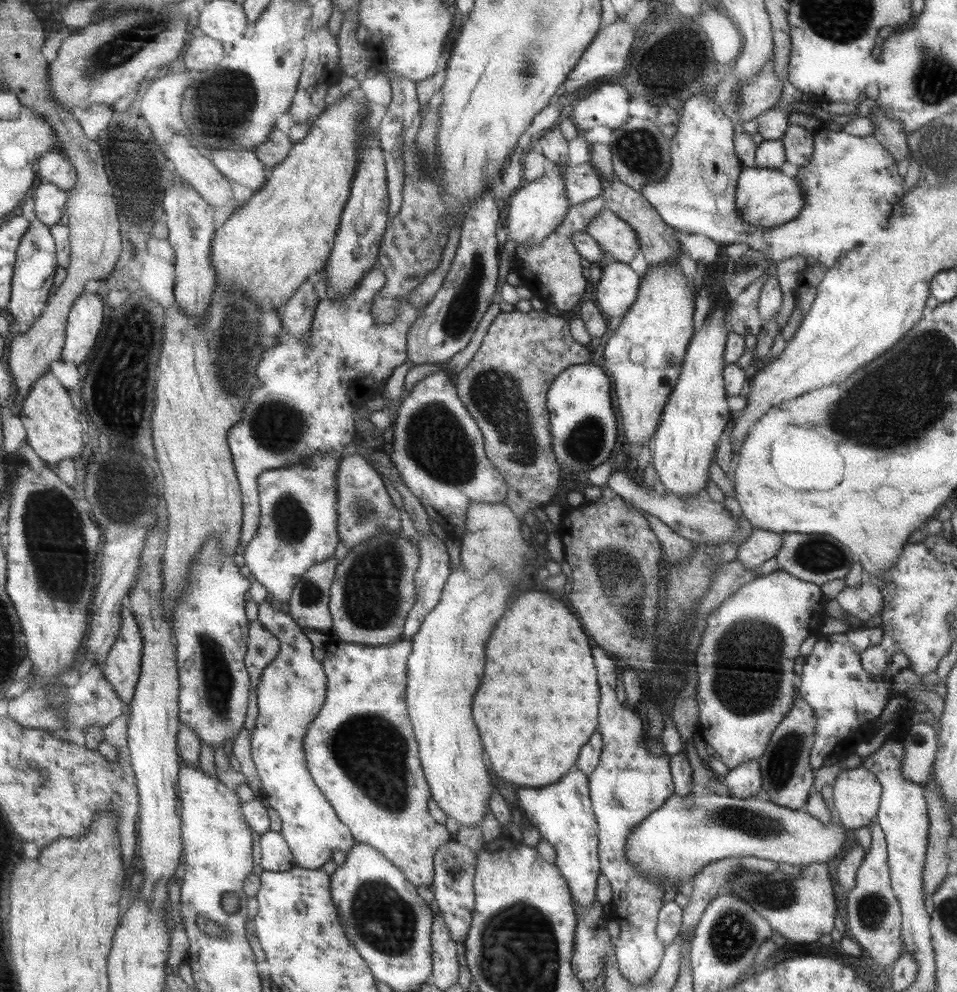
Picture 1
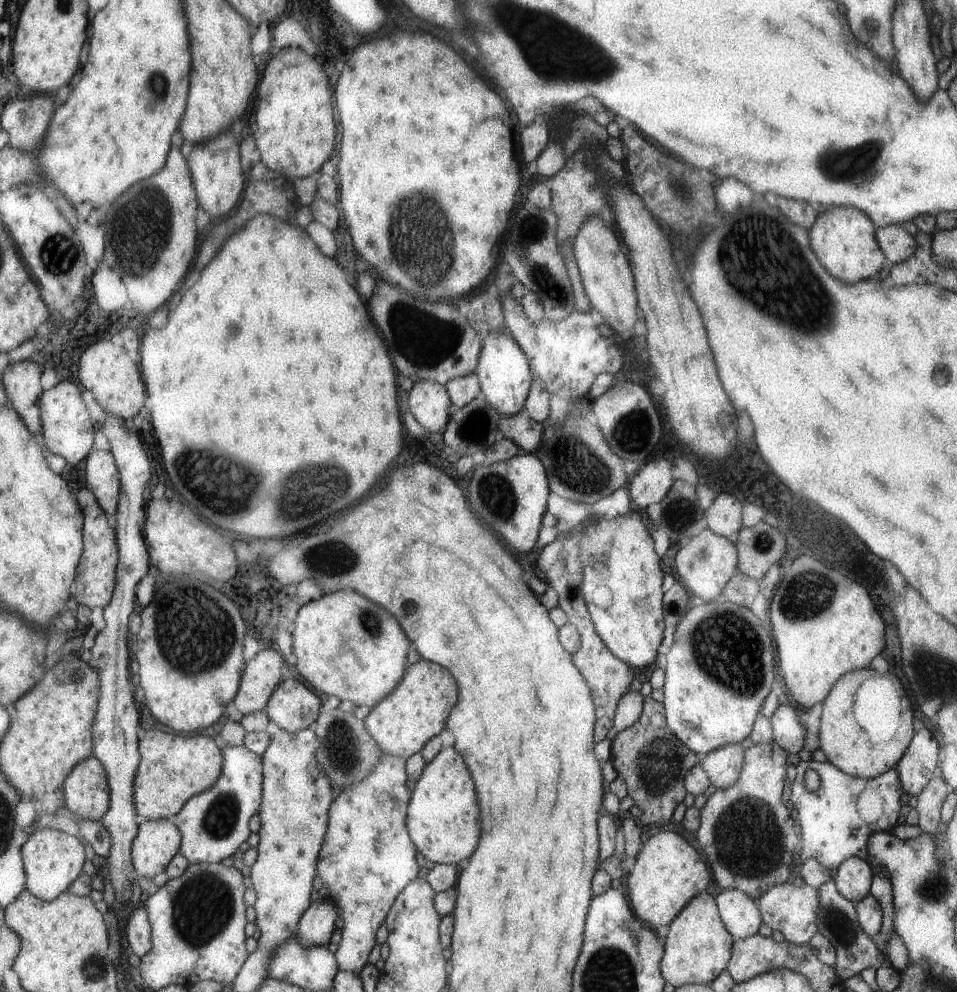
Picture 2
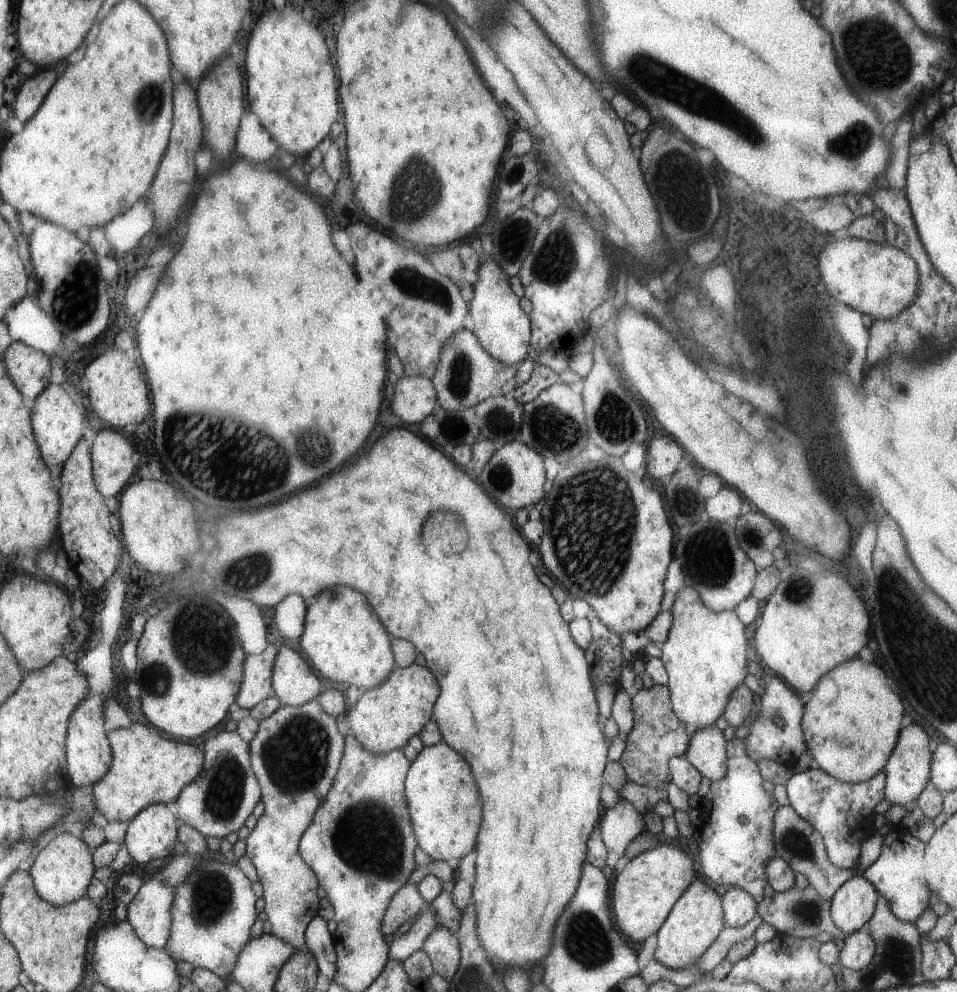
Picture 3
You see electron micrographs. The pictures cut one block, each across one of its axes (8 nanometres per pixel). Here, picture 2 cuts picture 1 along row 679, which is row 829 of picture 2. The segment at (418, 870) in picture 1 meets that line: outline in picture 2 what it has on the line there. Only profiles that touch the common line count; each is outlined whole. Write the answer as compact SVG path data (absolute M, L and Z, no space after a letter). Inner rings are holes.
M383 754L383 760L379 762L377 770L371 776L367 776L363 784L357 784L355 788L341 792L341 796L331 806L331 822L329 822L325 846L321 850L319 876L329 888L329 898L339 904L345 920L343 938L339 942L339 950L335 952L343 972L361 974L369 966L367 964L369 954L377 944L377 930L381 930L383 924L387 922L397 898L419 876L421 854L409 830L409 808L411 808L413 796L415 792L409 776L409 760L401 756Z

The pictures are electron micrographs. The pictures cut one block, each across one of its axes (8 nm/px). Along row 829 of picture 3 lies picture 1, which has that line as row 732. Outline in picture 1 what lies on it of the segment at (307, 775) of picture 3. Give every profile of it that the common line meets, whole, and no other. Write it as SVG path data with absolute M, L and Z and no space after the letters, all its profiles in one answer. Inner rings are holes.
M271 598L259 606L259 622L281 640L281 652L271 666L265 668L261 686L257 690L259 718L253 734L253 754L263 780L263 792L271 800L271 808L283 818L283 836L297 858L299 868L323 870L333 860L335 852L353 852L359 844L339 820L331 800L315 782L309 768L305 738L309 736L311 724L321 716L321 710L329 696L329 676L325 664L313 656L313 642L301 632L301 624L285 608L275 610Z

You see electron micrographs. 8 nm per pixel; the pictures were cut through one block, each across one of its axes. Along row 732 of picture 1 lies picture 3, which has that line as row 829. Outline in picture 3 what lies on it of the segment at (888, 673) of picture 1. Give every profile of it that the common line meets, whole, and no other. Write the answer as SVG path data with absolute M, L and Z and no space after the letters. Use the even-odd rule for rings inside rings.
M821 768L795 772L789 780L785 780L789 806L793 806L793 810L823 836L825 852L833 866L841 870L857 868L859 848L873 832L873 808L877 802L885 800L885 780L887 776L879 772L861 784L843 784Z

